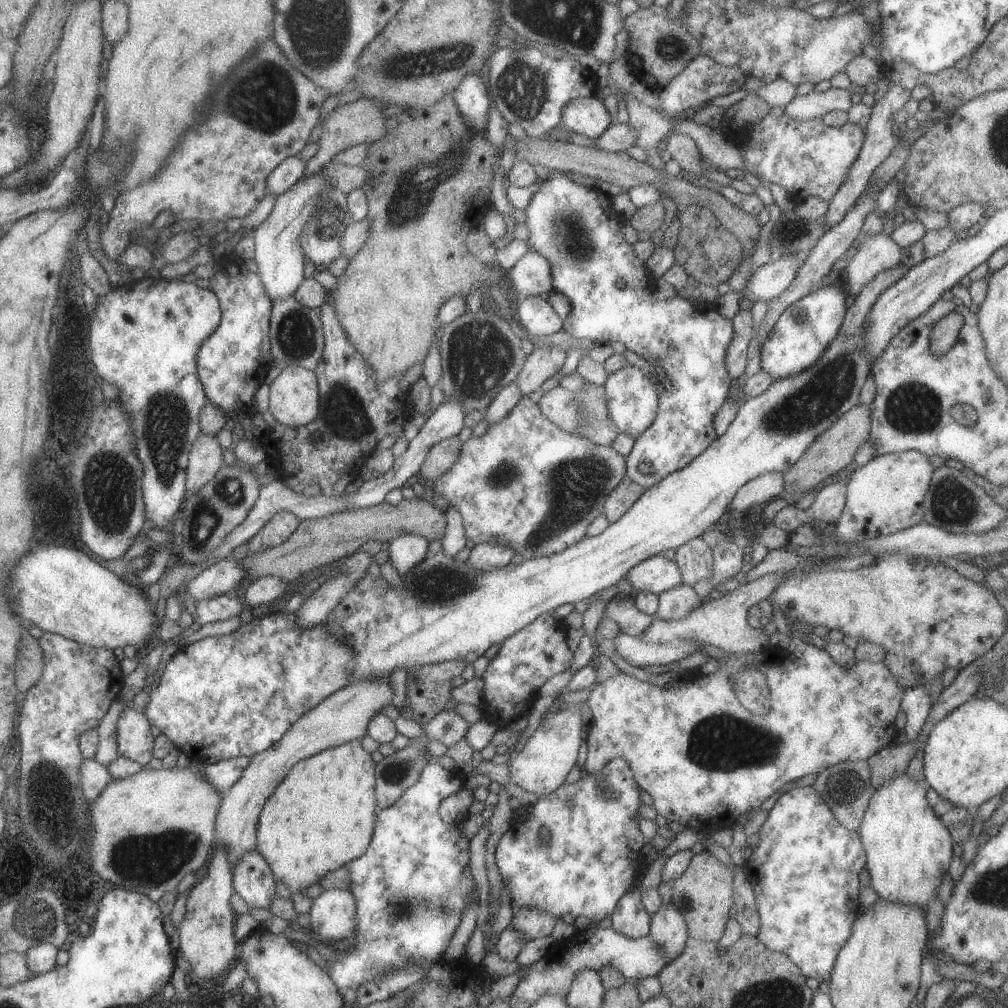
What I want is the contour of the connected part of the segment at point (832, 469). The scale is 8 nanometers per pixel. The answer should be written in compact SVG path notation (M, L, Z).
M863 404L852 406L846 413L843 413L827 430L806 448L806 451L788 468L782 472L783 494L790 503L797 501L825 480L827 476L836 476L841 468L847 466L853 460L854 454L861 443L869 439L870 418L869 407Z

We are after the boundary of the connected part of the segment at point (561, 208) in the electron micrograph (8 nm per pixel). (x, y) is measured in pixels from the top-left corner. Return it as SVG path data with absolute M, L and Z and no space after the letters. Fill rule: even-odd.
M551 171L551 173L544 180L537 178L536 182L539 181L538 190L531 196L527 207L523 210L525 213L524 224L528 230L527 239L523 242L528 246L532 251L538 252L542 257L546 258L548 262L549 270L551 273L551 290L560 292L564 297L567 297L567 300L570 302L569 314L567 318L562 320L562 329L570 334L573 338L573 341L578 341L583 338L583 340L591 340L595 344L611 344L611 342L621 342L624 344L627 350L639 354L641 358L644 358L647 362L659 366L662 368L671 382L672 390L670 392L665 391L658 396L658 409L655 415L655 418L652 420L652 423L641 433L638 434L634 440L634 445L630 453L624 457L626 460L626 479L636 482L642 489L649 488L653 486L656 482L659 482L664 476L667 476L669 473L676 471L677 469L682 469L686 464L689 464L695 456L700 452L703 452L710 444L711 441L716 437L715 431L713 430L713 417L717 412L717 409L720 407L720 404L723 404L723 401L728 396L729 385L732 384L730 376L727 374L727 371L724 367L723 355L726 351L727 343L732 335L732 326L731 321L725 317L721 317L717 311L709 310L707 312L701 312L701 302L695 301L694 298L680 298L675 296L671 299L662 299L658 300L655 297L652 297L651 288L646 287L643 283L645 278L649 278L649 271L647 270L645 263L642 260L637 258L634 248L632 245L628 244L623 239L623 234L621 233L621 227L624 224L622 219L619 219L621 216L618 212L613 212L611 209L611 204L609 204L609 198L605 196L605 193L597 187L583 186L583 184L578 184L574 182L566 173L563 171ZM615 280L625 281L625 288L619 289L615 287ZM641 462L647 462L651 466L651 472L647 475L639 473L637 470L637 464Z

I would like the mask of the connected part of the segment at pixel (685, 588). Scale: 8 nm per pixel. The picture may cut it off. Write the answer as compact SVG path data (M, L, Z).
M679 583L657 595L658 607L653 618L668 621L685 616L702 602L692 586Z

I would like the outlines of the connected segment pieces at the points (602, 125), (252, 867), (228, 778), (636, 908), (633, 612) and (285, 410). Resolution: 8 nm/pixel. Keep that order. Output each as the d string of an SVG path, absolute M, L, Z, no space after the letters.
M579 97L562 108L561 124L571 132L595 139L609 126L609 114L601 100Z
M255 850L244 852L231 870L234 892L249 907L269 908L276 896L276 882L263 857Z
M233 757L222 761L208 761L198 769L200 775L209 781L214 789L225 794L240 779L250 757Z
M635 886L627 889L617 901L609 919L609 926L615 932L632 939L647 936L650 927L650 916L643 908L640 891Z
M618 595L605 604L603 616L615 622L621 633L636 637L651 624L653 618L639 612L632 602L631 595Z
M283 367L269 388L268 410L278 423L297 429L317 416L319 393L313 370Z

